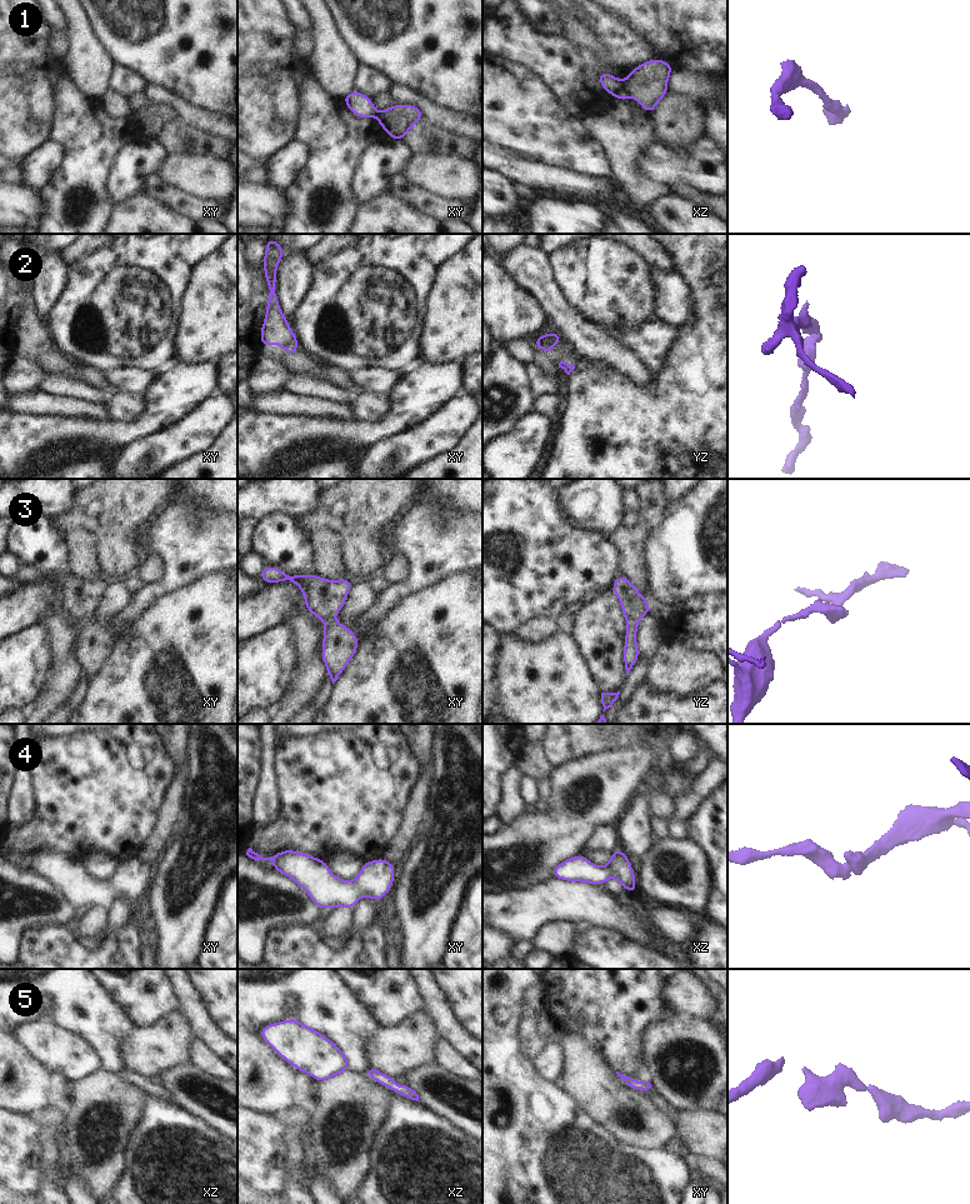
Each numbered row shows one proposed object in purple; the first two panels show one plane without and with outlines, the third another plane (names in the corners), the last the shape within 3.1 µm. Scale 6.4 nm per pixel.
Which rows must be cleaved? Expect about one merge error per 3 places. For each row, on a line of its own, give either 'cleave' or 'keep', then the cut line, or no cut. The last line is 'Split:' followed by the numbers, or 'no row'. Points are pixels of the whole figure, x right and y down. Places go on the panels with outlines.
1: cleave; cut xz (621, 80), (628, 93)
2: keep; cut none
3: keep; cut none
4: keep; cut none
5: keep; cut none
Split: 1

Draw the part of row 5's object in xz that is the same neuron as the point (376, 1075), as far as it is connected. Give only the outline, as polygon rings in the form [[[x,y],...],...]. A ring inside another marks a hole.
[[[371,1069],[369,1071],[366,1071],[371,1079],[384,1086],[388,1086],[391,1089],[391,1091],[401,1094],[411,1100],[416,1100],[419,1101],[419,1095],[416,1094],[416,1091],[410,1086],[410,1085],[398,1085],[395,1083],[395,1079],[379,1071],[375,1069]]]

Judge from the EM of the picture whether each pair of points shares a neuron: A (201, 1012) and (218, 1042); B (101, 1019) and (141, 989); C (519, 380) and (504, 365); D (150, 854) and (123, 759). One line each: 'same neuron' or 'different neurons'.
A: same neuron
B: different neurons
C: same neuron
D: different neurons

